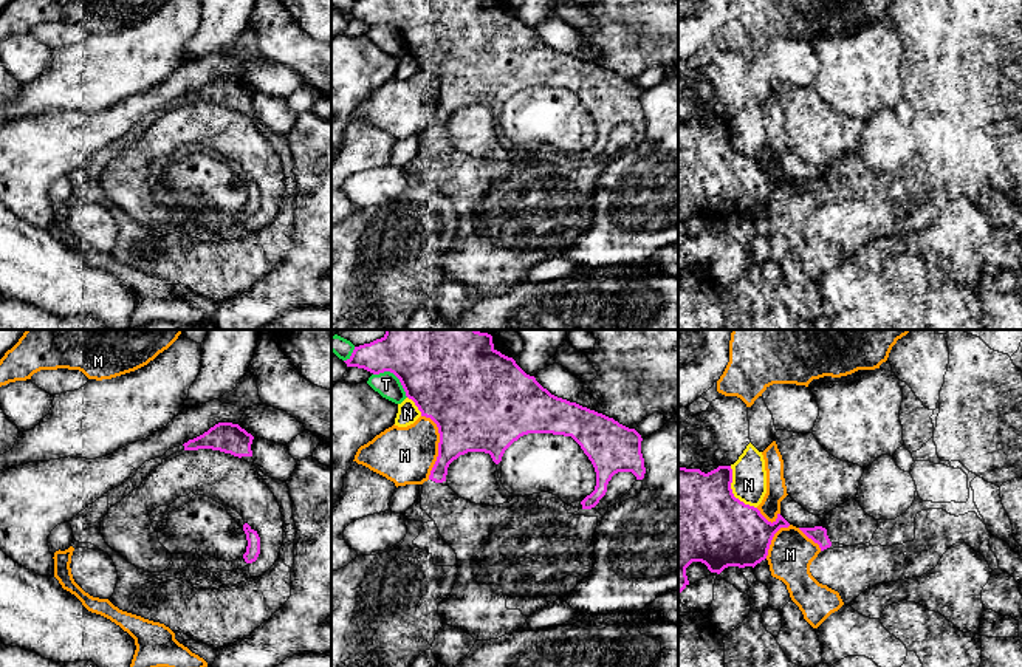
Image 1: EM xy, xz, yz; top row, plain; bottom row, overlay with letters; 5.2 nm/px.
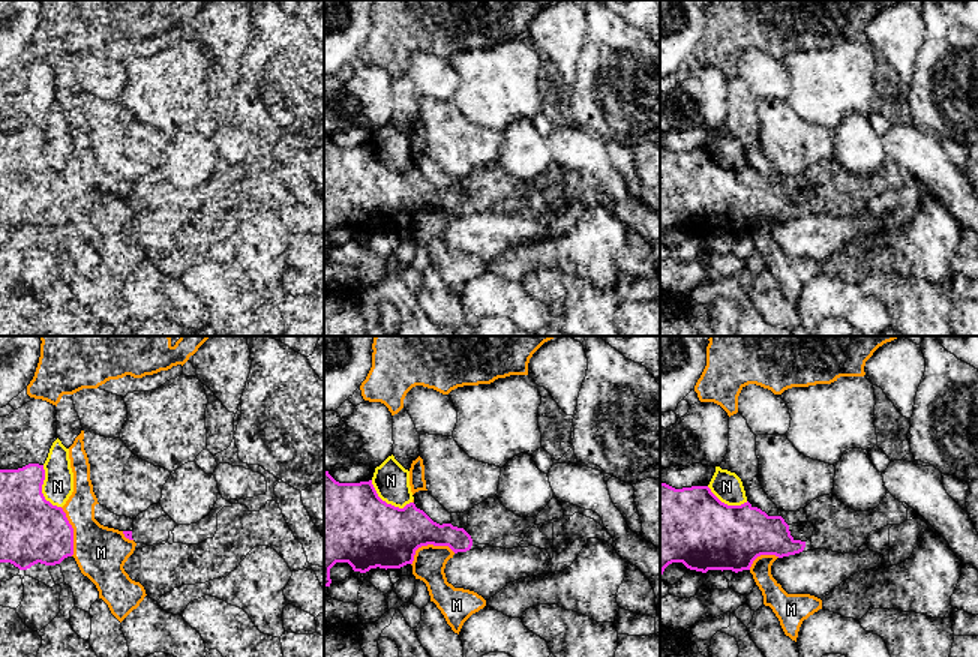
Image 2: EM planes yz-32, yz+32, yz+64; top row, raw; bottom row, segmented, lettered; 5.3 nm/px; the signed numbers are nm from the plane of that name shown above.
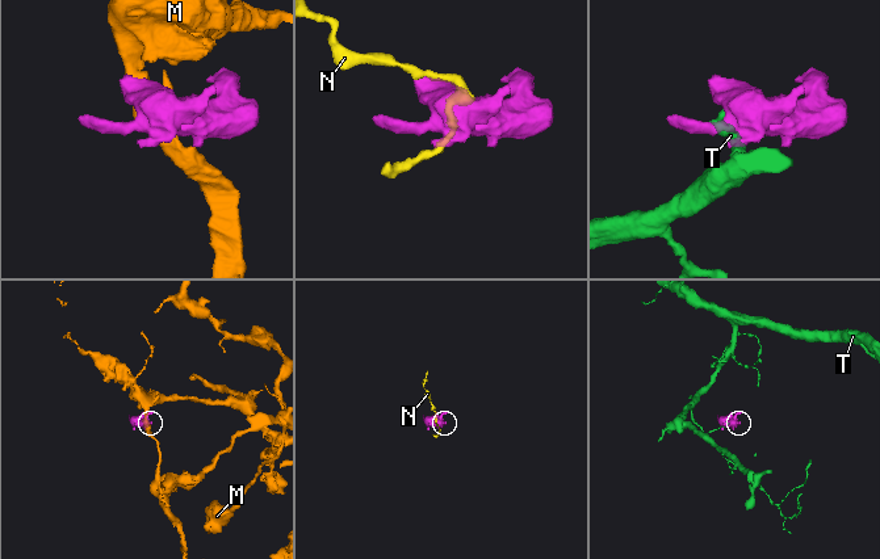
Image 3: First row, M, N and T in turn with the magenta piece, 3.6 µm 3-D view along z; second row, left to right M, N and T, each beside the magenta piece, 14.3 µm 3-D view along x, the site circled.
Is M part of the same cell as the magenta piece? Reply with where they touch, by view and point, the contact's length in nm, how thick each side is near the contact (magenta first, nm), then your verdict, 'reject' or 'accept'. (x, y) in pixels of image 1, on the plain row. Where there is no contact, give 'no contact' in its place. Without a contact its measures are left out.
contact xz (438, 98); length 340 nm; calibres 420 and 300 nm; reject

